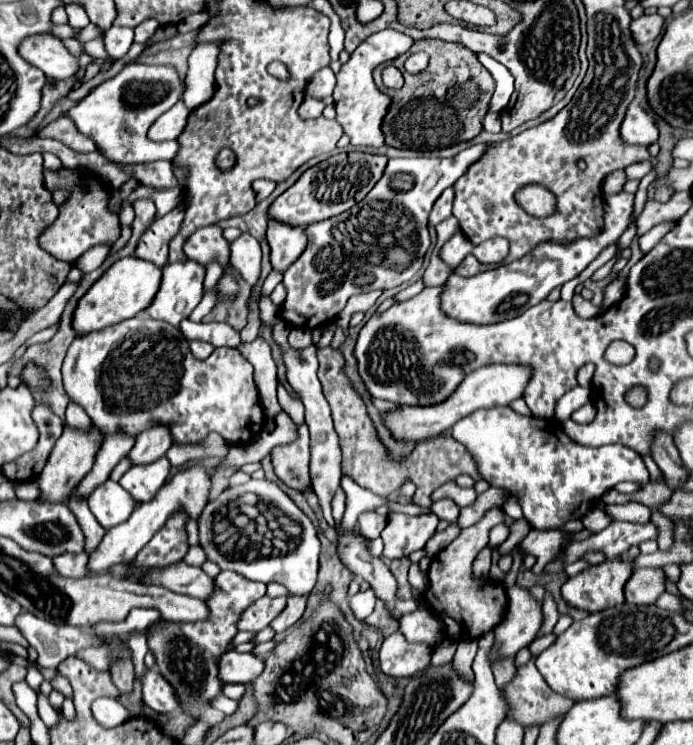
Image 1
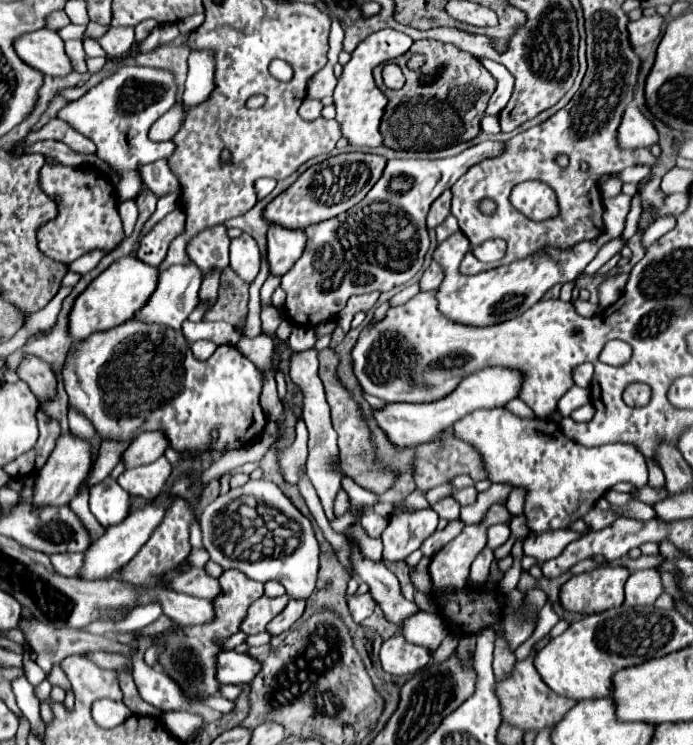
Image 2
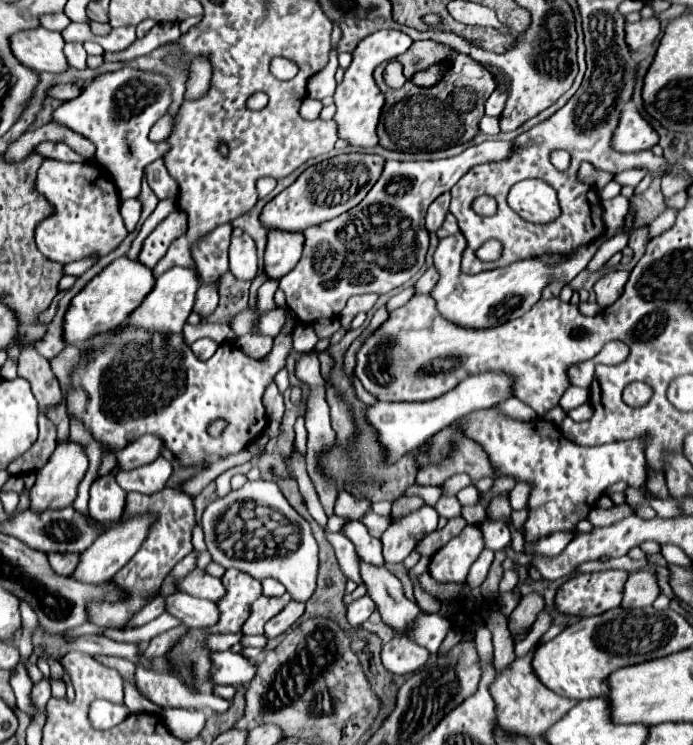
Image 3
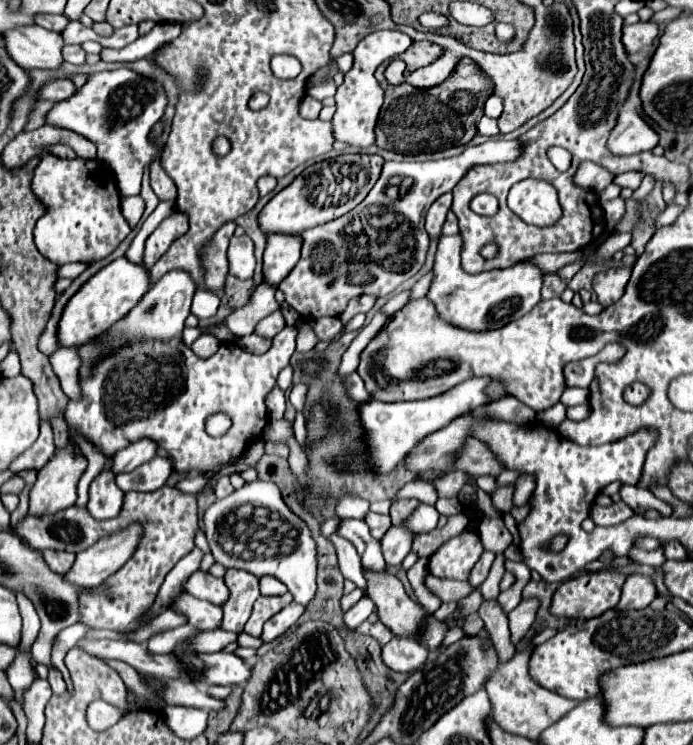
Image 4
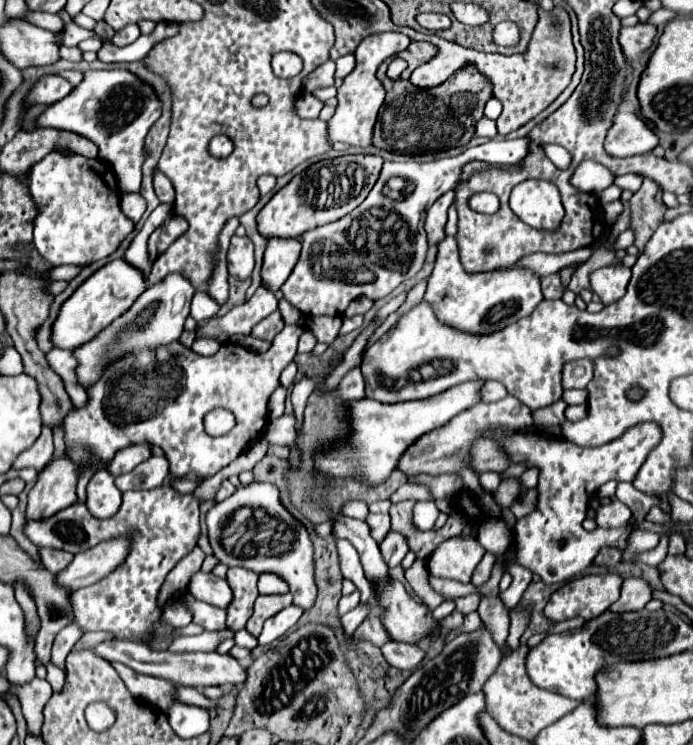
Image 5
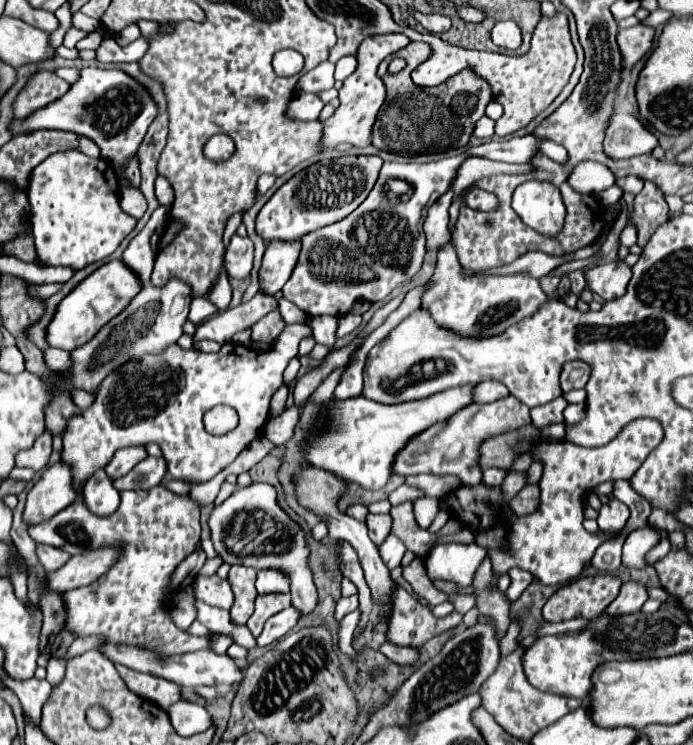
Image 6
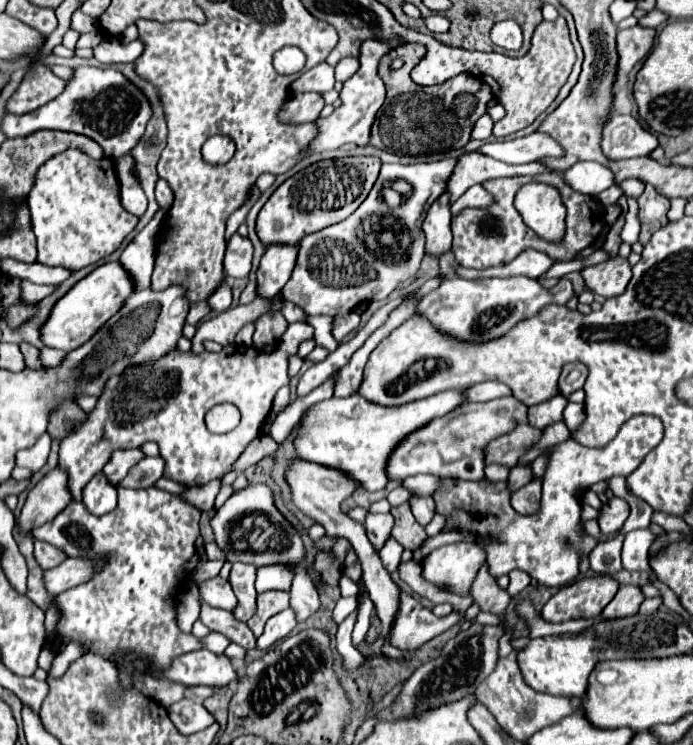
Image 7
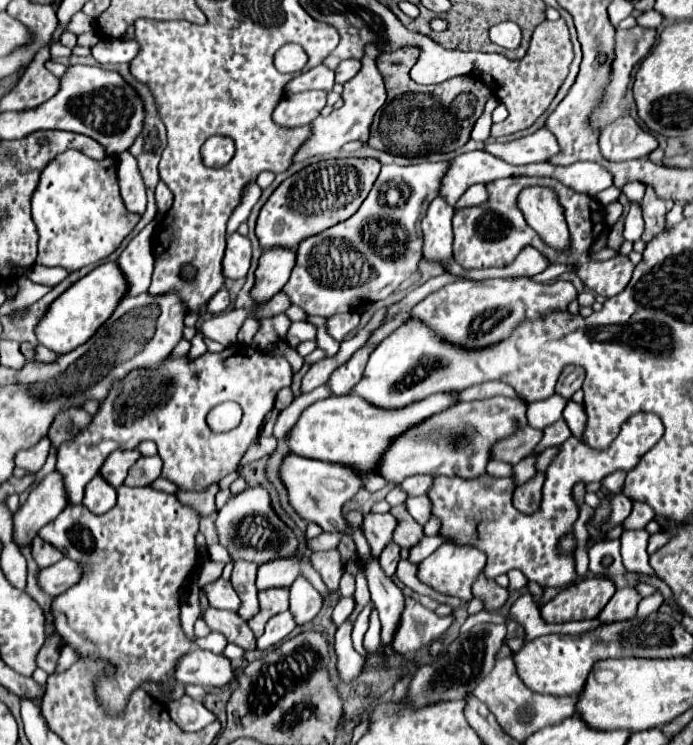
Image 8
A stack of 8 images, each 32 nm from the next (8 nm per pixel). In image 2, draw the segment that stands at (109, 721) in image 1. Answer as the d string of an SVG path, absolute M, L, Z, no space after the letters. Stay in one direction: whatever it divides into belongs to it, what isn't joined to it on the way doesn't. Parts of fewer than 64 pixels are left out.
M102 698L92 704L92 718L100 728L114 728L122 724L128 716L132 716L132 712L124 706L124 702Z

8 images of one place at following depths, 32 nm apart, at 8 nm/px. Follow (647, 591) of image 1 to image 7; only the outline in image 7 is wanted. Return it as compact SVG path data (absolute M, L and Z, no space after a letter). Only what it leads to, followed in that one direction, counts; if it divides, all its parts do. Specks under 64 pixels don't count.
M622 586L612 602L602 610L602 620L614 620L614 618L626 618L638 612L638 606L642 604L644 596L638 586Z

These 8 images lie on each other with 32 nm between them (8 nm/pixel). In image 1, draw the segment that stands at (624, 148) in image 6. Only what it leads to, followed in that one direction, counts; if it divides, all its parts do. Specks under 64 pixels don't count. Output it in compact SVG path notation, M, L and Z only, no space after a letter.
M630 104L626 110L626 118L620 126L620 136L624 144L650 146L658 140L658 128L640 106Z

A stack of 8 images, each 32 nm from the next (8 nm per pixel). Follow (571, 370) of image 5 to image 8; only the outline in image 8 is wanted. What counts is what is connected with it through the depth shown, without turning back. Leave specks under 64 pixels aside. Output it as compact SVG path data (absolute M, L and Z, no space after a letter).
M576 366L564 368L564 372L562 372L562 376L556 384L556 394L570 400L573 394L582 388L582 380L584 380L584 370L582 368L576 368Z

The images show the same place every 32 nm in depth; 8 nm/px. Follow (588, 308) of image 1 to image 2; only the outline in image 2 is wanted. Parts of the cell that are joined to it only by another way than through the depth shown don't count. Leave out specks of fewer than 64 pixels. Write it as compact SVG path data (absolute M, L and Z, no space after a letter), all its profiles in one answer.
M578 298L574 303L576 311L584 317L592 317L601 312L598 305L592 304L589 301L584 301Z

